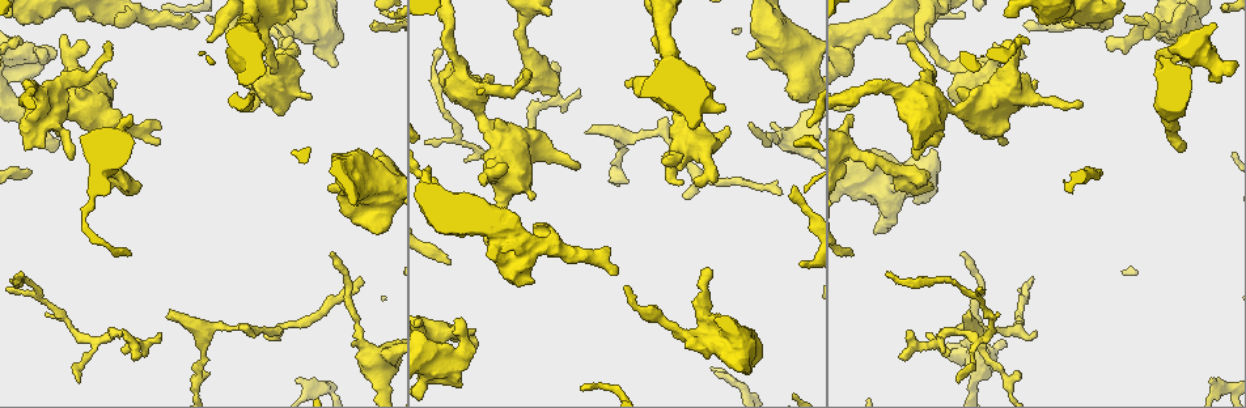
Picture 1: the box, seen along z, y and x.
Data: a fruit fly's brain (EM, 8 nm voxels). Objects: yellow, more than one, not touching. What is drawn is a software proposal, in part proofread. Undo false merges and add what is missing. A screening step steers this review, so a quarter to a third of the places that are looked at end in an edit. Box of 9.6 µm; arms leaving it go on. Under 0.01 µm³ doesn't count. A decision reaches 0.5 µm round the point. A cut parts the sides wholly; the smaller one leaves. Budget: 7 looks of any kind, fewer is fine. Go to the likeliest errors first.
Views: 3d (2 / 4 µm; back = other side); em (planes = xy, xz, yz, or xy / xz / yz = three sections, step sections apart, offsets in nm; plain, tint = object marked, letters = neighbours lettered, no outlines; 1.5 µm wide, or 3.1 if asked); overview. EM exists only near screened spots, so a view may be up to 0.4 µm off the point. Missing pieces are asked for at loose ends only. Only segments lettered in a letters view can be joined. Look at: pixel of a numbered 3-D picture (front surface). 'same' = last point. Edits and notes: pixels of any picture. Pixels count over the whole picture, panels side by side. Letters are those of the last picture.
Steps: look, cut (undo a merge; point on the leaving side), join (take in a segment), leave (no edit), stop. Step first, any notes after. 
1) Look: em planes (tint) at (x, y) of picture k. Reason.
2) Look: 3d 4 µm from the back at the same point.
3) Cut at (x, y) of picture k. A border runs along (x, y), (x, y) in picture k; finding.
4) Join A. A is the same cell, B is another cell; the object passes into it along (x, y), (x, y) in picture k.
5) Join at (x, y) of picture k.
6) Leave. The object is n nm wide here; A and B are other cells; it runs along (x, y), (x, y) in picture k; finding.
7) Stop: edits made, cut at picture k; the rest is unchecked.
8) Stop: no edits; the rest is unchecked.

Look: 3d 4 µm at (450, 263) of picture 1. Free end.

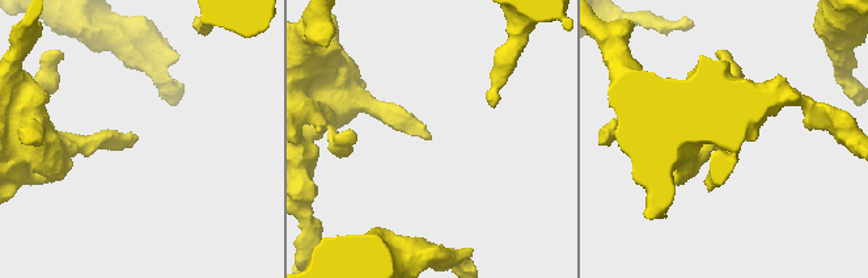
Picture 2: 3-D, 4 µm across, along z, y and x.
Look: em xy step 8 (letters) at (430, 137) of picture 2. Now the EM.

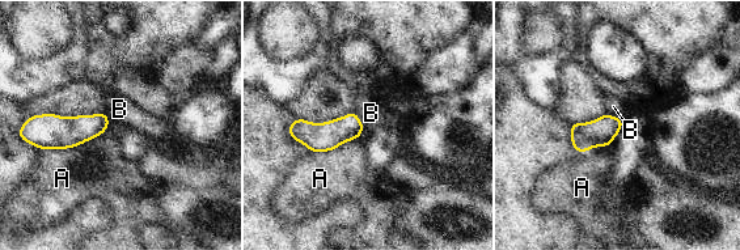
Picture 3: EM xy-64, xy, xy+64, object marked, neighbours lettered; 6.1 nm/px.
Look: em planes (letters) at the same point. Another direction.

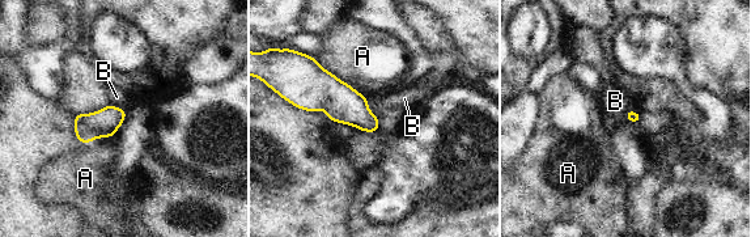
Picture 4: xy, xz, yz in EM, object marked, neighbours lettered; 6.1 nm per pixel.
Leave. A and B are other cells; a border runs along (110, 104), (126, 111) in picture 4; no lettered segment goes on from it.

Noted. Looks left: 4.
Look: em xz step 8 (tint) at (925, 336) of picture 1. Branch stops here.

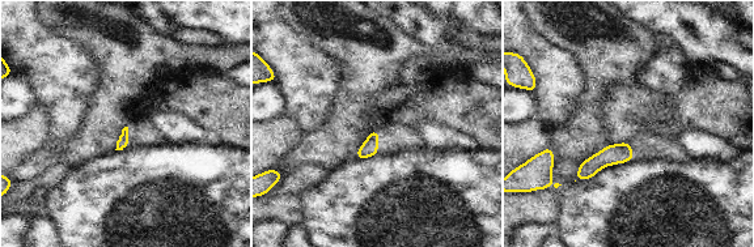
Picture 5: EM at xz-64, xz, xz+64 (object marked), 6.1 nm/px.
Look: em planes (letters) at the same point.

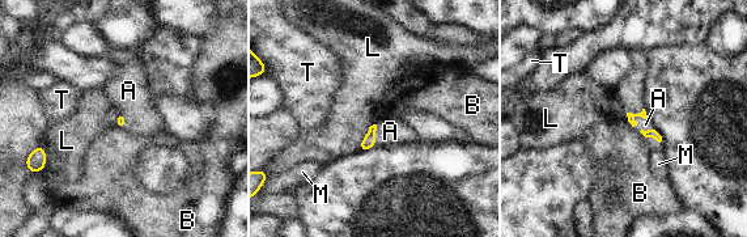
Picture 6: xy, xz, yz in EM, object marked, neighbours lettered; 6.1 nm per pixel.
Join A. A is the same cell, B, L, M and T are other cells; the object passes into it along (642, 114), (637, 115), (645, 125) in picture 6; the neuron continues.

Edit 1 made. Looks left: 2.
Stop: edits made, join at picture 6; the rest is unchecked.

